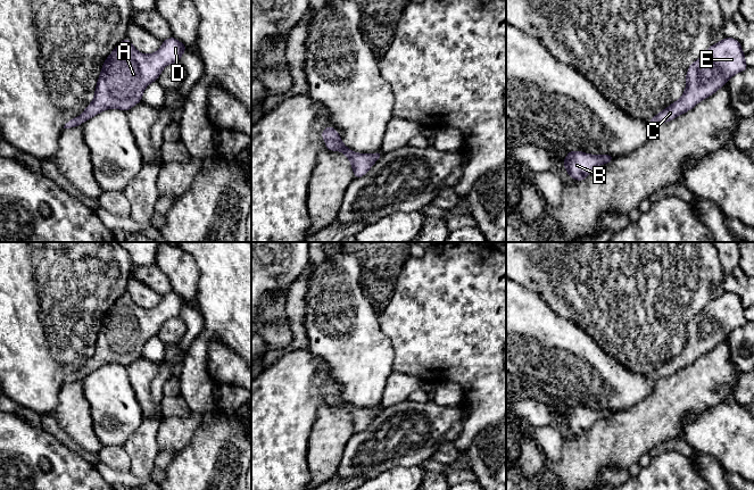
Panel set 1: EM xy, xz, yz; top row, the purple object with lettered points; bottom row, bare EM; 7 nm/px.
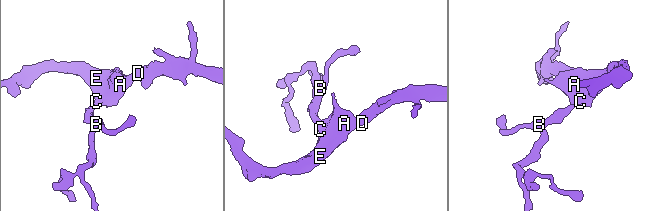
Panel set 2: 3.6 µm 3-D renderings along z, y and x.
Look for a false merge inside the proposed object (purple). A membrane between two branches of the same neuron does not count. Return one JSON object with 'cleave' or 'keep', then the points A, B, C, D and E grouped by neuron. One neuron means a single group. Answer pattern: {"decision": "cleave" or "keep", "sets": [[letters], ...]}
{"decision": "keep", "sets": [["A", "B", "C", "D", "E"]]}

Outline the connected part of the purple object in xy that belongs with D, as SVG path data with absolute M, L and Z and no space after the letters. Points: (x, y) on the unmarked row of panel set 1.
M172 291L163 296L158 306L144 309L127 292L124 293L103 316L92 357L77 373L69 374L64 383L78 381L107 364L129 366L141 357L144 343L158 334L164 322L180 317L187 304Z

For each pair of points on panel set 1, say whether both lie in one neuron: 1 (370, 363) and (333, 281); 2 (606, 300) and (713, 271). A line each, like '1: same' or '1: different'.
1: same
2: same

